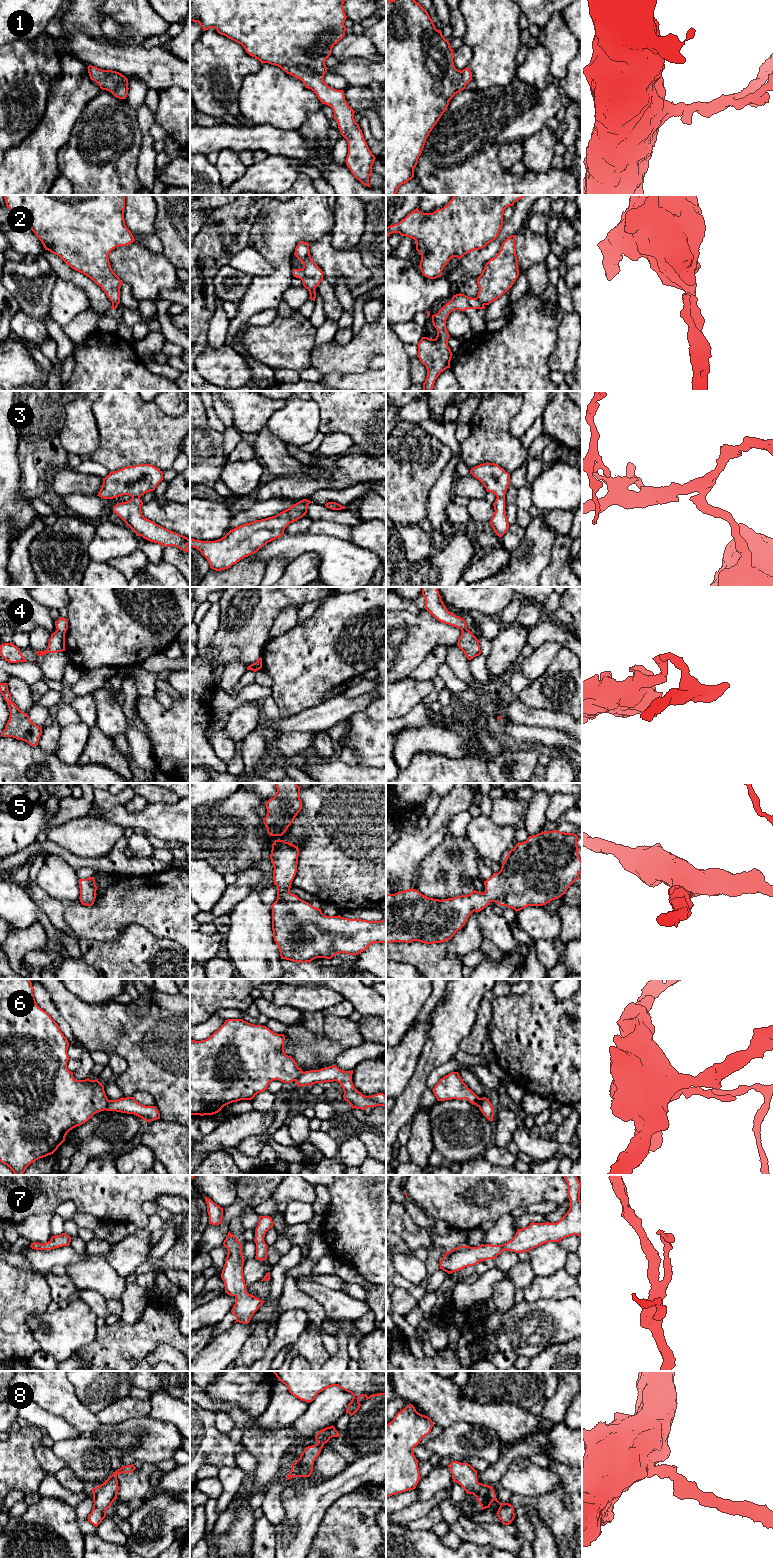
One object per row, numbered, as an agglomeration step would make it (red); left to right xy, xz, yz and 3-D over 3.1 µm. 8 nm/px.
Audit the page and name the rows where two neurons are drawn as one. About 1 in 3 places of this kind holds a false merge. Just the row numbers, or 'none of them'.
2, 3, 4, 6

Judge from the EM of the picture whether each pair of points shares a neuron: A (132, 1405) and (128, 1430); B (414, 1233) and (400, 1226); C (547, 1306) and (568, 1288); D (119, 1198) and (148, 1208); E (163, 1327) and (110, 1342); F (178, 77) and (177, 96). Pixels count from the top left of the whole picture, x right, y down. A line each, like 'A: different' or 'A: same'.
A: different
B: same
C: different
D: different
E: same
F: different

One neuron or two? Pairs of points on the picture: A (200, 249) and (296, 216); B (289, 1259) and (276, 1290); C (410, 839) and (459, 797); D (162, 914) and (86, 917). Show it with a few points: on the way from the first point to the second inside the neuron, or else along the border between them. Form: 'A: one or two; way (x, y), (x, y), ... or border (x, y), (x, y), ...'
A: two; border (259, 212), (251, 226), (247, 245)
B: one; way (281, 1267), (277, 1272), (277, 1282)
C: one; way (423, 838), (441, 820), (446, 810)
D: one; way (143, 912), (114, 912), (109, 917), (105, 917)

